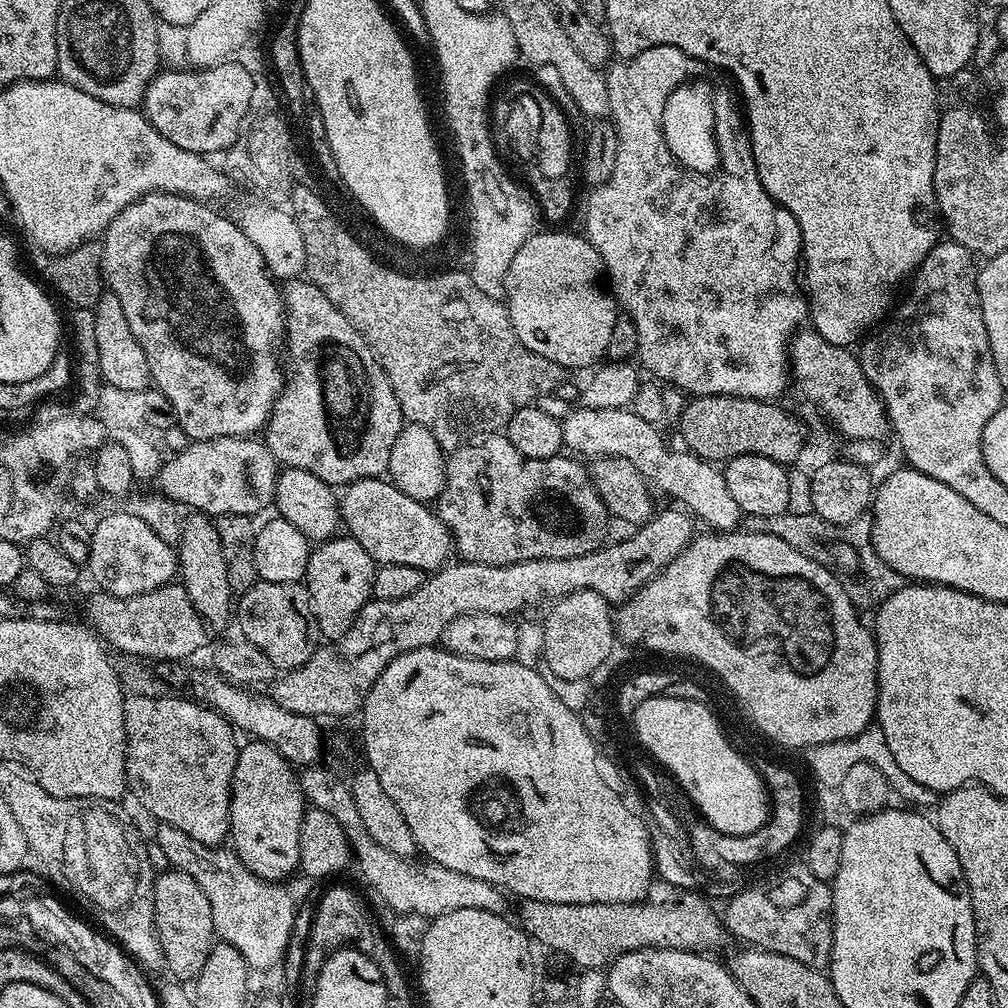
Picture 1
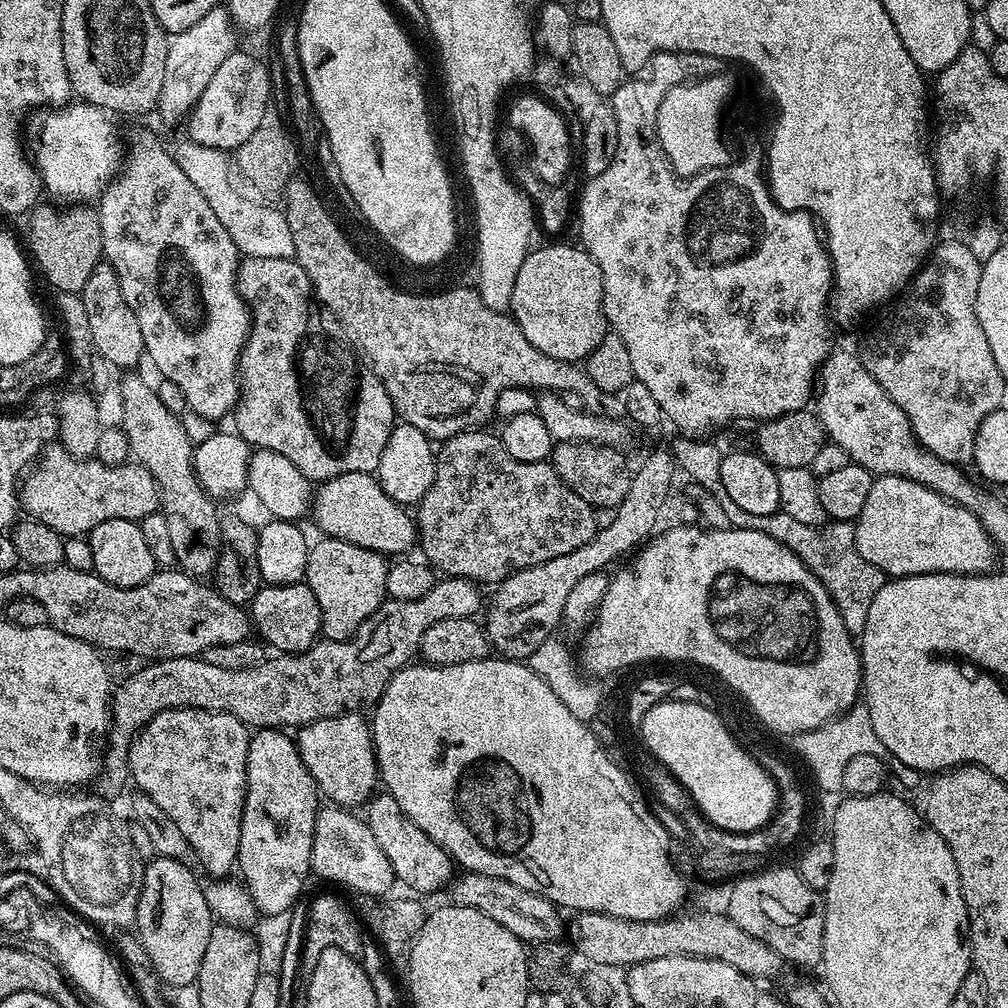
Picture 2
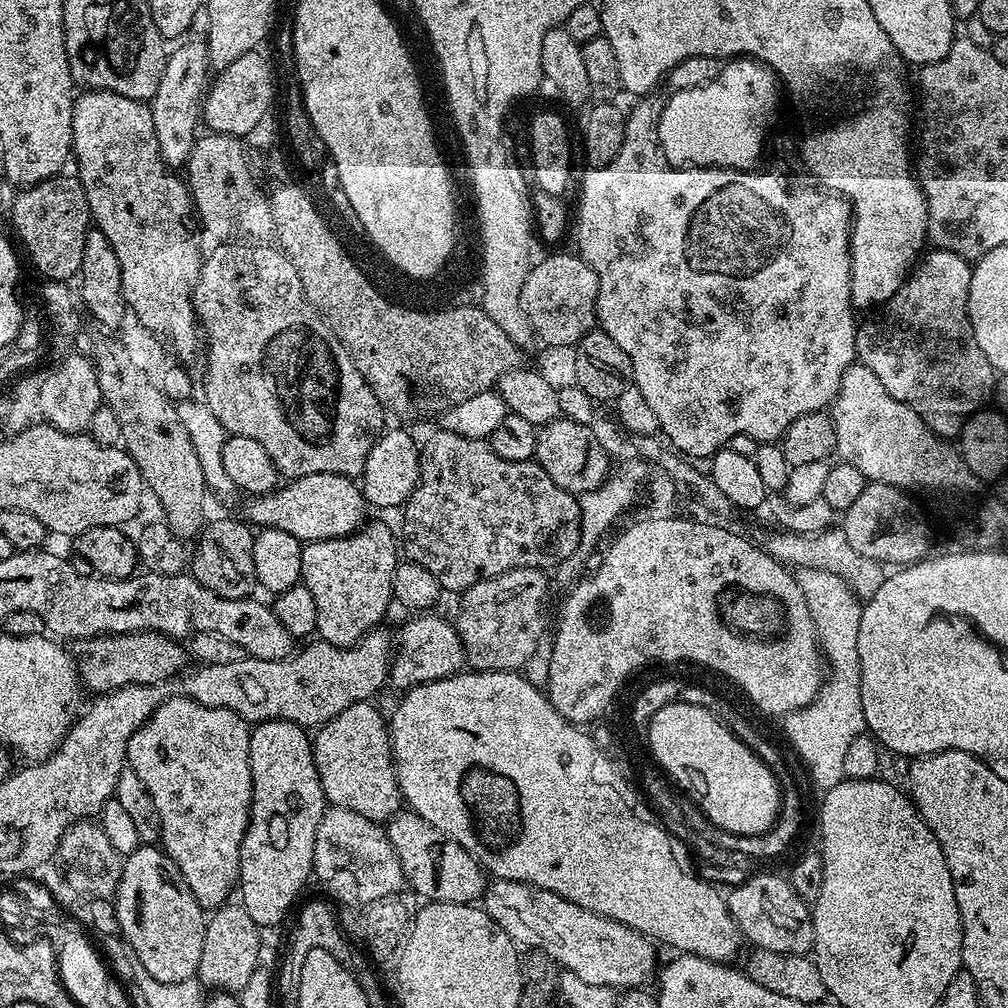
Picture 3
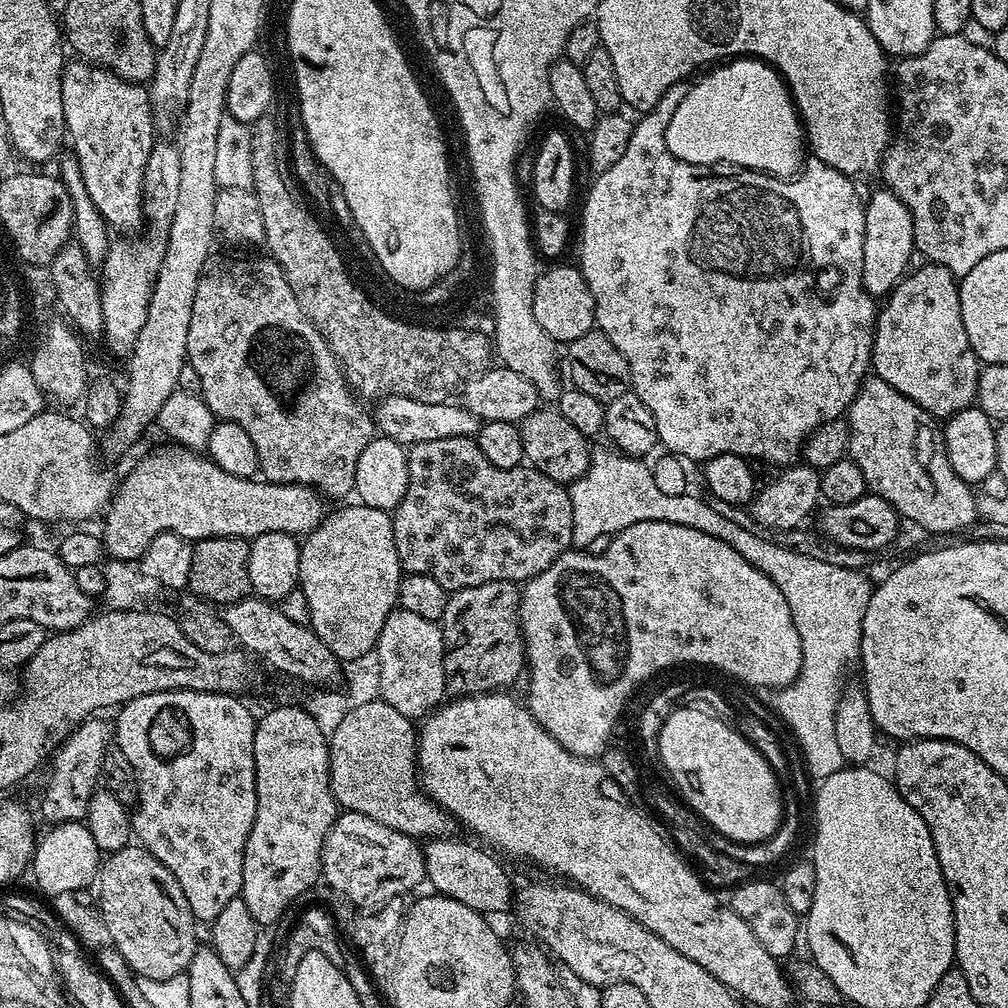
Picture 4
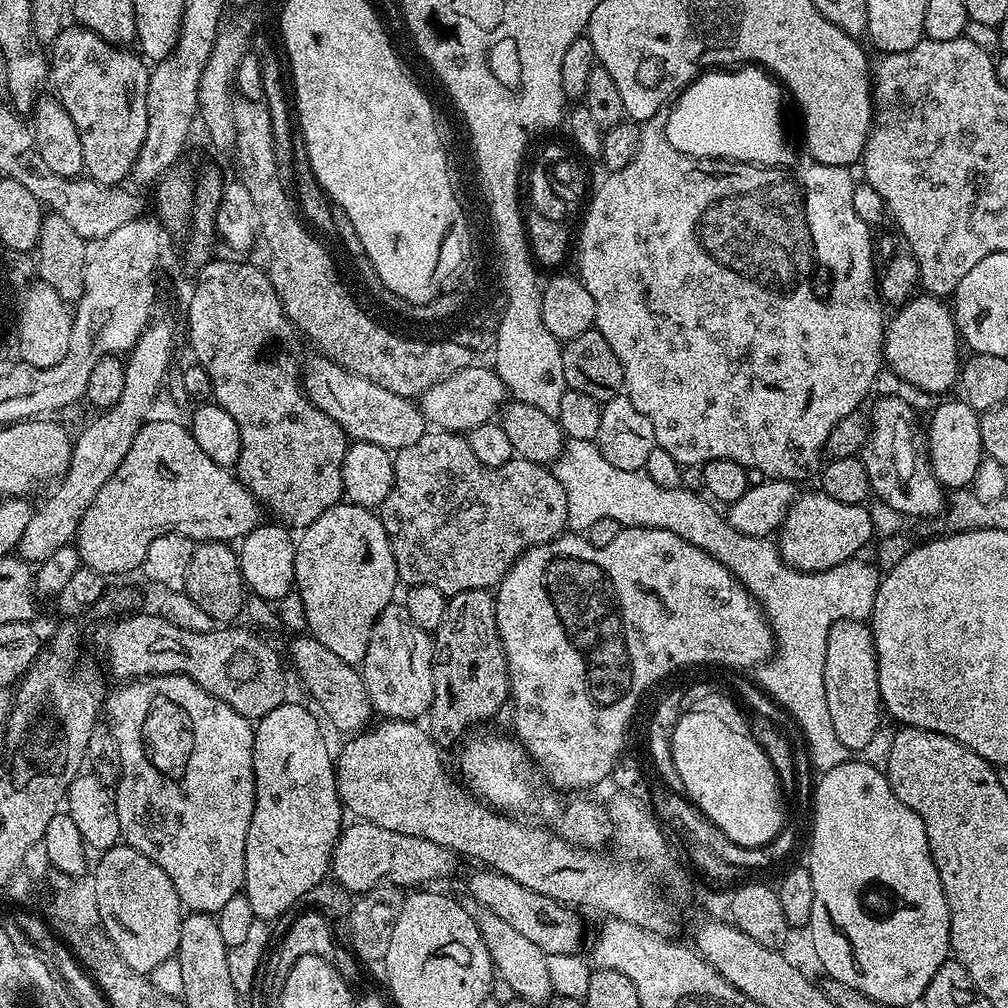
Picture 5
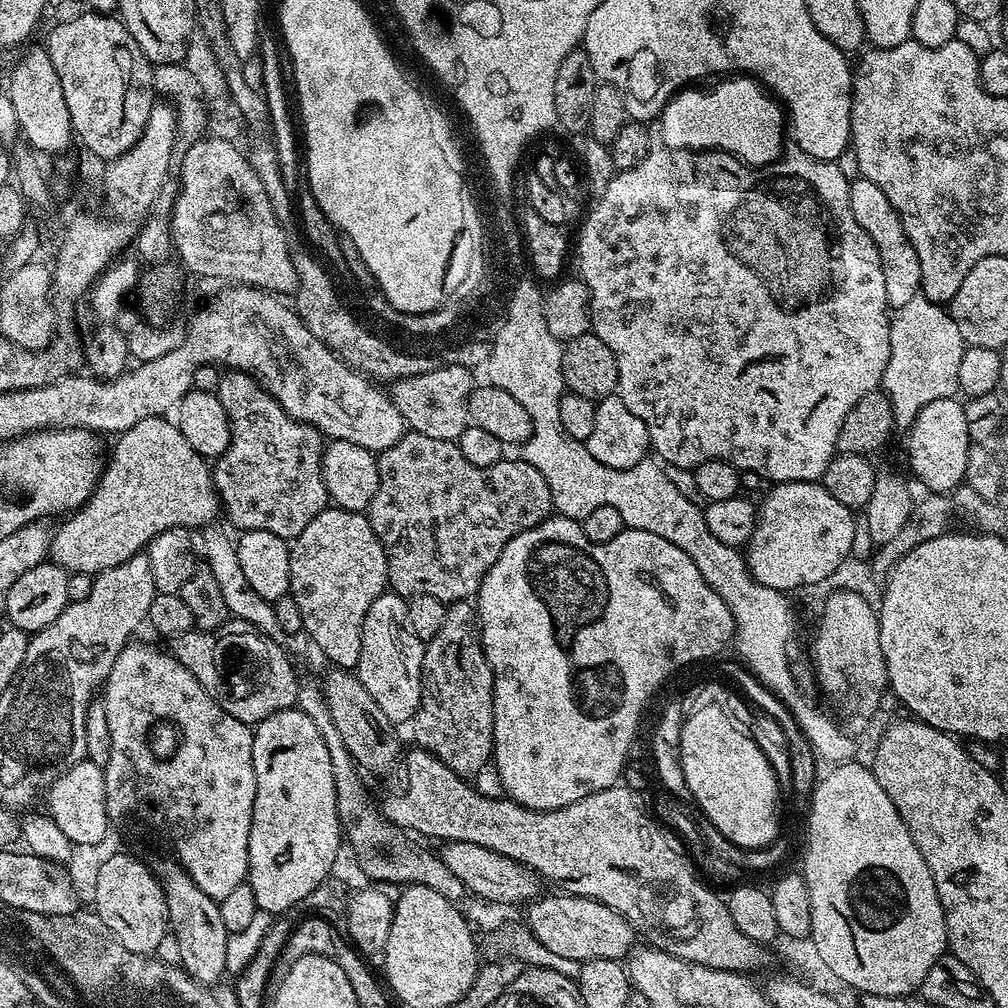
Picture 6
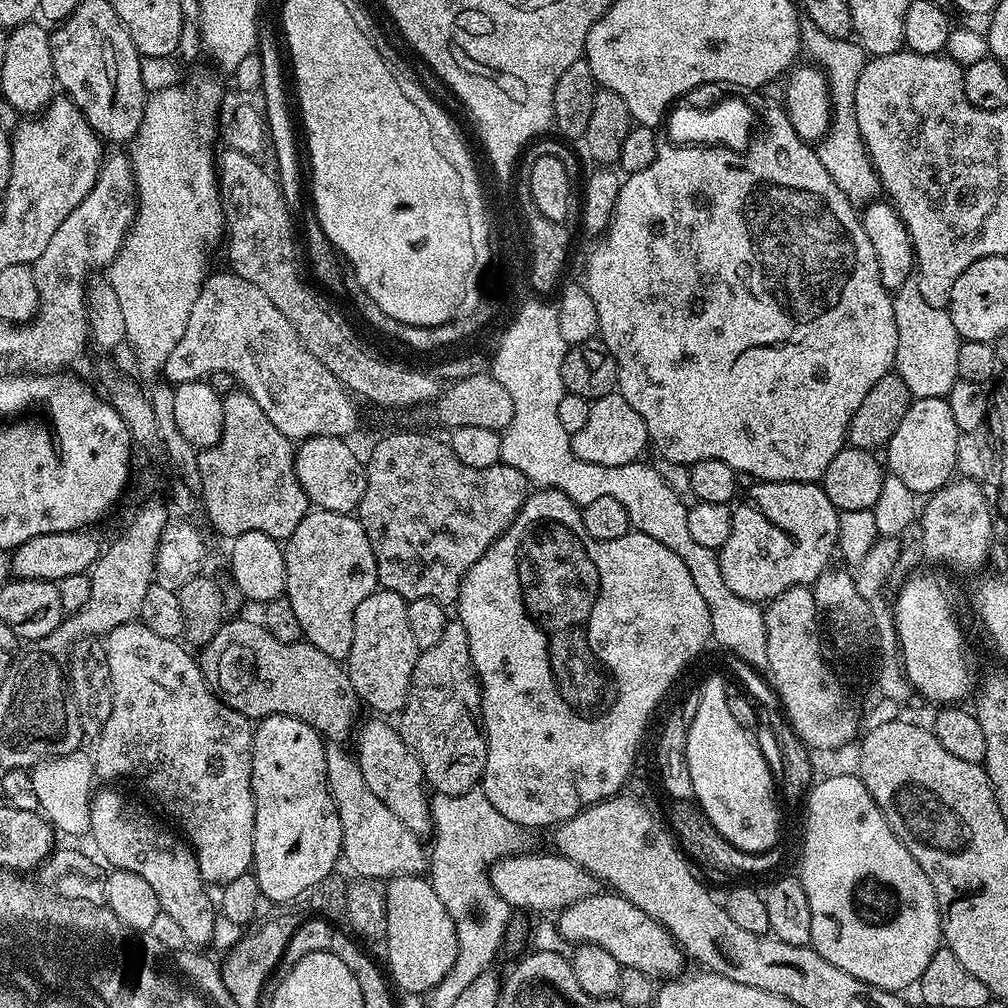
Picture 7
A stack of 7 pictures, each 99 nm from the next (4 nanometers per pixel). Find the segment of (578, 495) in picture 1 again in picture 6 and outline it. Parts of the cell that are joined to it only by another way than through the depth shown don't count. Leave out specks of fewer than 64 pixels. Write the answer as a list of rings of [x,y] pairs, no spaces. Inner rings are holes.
[[[408,430],[405,431],[401,440],[394,442],[394,446],[390,446],[376,456],[376,465],[378,466],[378,490],[370,502],[366,515],[378,542],[382,542],[384,547],[391,591],[405,598],[418,594],[430,594],[430,598],[438,598],[443,604],[449,605],[453,604],[455,600],[468,600],[475,597],[477,590],[482,586],[482,578],[486,578],[490,566],[494,566],[494,562],[498,562],[498,554],[502,554],[506,542],[510,542],[510,538],[514,538],[522,530],[542,522],[554,512],[550,486],[546,486],[546,478],[542,478],[542,474],[538,474],[538,470],[534,470],[534,466],[530,466],[523,458],[516,458],[516,460],[505,458],[498,461],[492,468],[474,466],[462,455],[460,445],[455,440],[442,441]]]

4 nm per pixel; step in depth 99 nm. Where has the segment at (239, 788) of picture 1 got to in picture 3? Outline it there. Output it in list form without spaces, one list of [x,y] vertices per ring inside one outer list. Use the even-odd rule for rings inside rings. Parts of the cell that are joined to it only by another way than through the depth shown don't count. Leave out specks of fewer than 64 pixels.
[[[261,720],[251,729],[252,737],[250,738],[250,770],[252,771],[252,813],[248,819],[248,829],[244,835],[242,842],[242,854],[240,855],[240,878],[238,881],[238,897],[239,903],[246,910],[246,914],[250,914],[250,918],[254,918],[254,922],[259,924],[261,929],[266,927],[277,927],[282,925],[284,915],[292,908],[292,903],[300,896],[300,891],[308,884],[308,879],[313,879],[312,863],[314,862],[314,838],[318,834],[318,822],[322,822],[324,817],[324,809],[326,801],[324,799],[324,791],[322,790],[322,782],[320,775],[316,769],[314,762],[314,754],[312,753],[312,740],[309,733],[300,725],[294,722],[286,722],[285,720]]]

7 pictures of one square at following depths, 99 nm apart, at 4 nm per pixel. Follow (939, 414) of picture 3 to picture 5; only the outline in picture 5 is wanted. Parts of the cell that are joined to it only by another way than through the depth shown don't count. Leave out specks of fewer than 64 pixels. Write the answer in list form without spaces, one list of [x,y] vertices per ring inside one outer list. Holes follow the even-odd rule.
[[[916,294],[891,313],[884,329],[884,364],[899,380],[929,394],[957,387],[960,375],[962,341],[956,330],[956,317],[938,296]]]

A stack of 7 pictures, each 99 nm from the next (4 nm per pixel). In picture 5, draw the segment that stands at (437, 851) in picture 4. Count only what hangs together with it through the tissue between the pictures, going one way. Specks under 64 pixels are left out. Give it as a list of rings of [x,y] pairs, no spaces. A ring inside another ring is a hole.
[[[476,870],[468,880],[467,891],[486,910],[494,910],[498,918],[503,918],[514,930],[518,930],[529,942],[534,942],[545,956],[565,956],[581,951],[580,943],[584,940],[584,924],[571,907],[559,904],[557,900],[546,898],[546,894],[534,894],[526,886],[518,886],[514,878],[506,878],[500,872]]]

